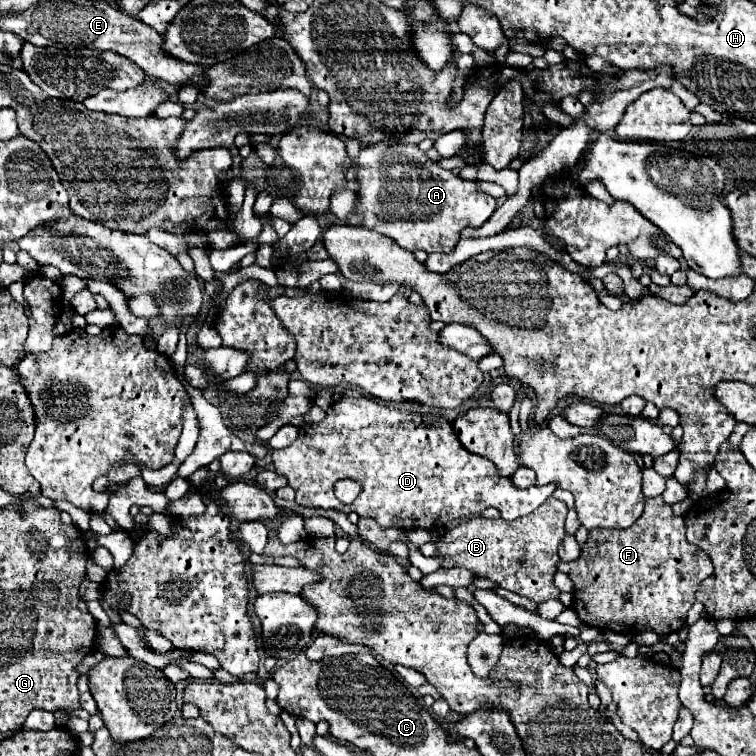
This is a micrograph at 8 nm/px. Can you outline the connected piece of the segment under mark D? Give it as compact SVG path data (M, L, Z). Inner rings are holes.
M344 388L340 402L328 408L326 420L318 424L302 424L298 428L298 438L282 448L272 452L274 468L278 474L288 478L288 486L296 490L296 502L308 508L338 508L342 512L356 512L364 518L374 518L382 528L400 528L400 530L430 530L438 532L454 520L478 516L484 508L496 508L504 520L516 520L534 512L544 500L548 500L558 484L516 488L510 478L498 476L496 466L476 454L470 454L462 448L454 430L448 422L436 420L436 424L426 424L420 414L406 414L388 404L378 404L370 398L356 396L352 388ZM342 478L362 482L360 496L350 504L342 504L334 496L334 484Z

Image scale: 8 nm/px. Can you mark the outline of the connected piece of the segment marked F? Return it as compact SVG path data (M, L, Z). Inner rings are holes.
M646 498L642 516L628 528L628 530L594 530L588 532L588 540L582 548L578 560L572 562L558 562L556 568L570 576L574 582L574 600L572 608L578 618L598 630L612 630L612 632L642 632L652 630L660 636L668 636L678 632L686 624L686 614L696 602L694 594L704 578L712 574L712 560L708 554L686 540L686 524L682 516L672 512L672 506L658 498Z

